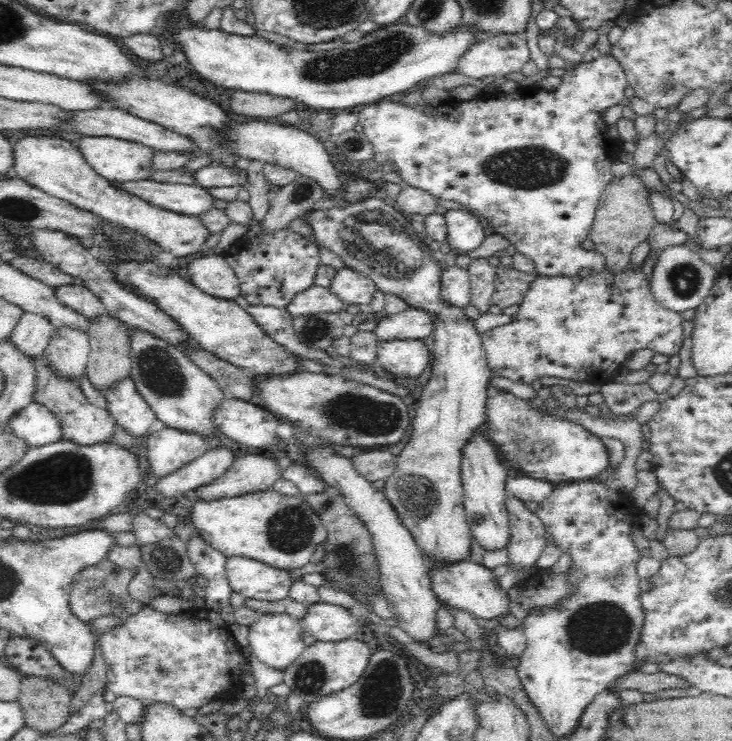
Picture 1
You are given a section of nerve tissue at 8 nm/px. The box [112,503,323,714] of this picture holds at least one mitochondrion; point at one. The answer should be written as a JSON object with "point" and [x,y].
{"point":[168,558]}

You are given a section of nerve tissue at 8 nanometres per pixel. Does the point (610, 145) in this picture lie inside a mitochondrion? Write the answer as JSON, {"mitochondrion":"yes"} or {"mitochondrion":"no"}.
{"mitochondrion":"no"}

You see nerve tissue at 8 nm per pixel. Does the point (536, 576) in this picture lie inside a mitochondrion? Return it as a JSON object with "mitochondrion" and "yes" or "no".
{"mitochondrion":"no"}

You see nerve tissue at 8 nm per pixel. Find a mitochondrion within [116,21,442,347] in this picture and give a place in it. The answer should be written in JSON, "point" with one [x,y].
{"point":[381,53]}

